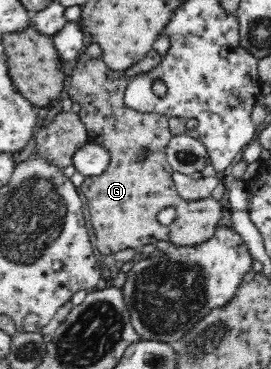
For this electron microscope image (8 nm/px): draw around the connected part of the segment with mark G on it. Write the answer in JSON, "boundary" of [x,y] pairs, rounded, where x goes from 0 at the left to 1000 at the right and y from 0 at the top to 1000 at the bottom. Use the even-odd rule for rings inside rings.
{"boundary":[[[339,114],[277,163],[284,176],[262,198],[247,255],[269,276],[299,282],[280,309],[321,352],[325,388],[391,404],[402,428],[369,477],[321,480],[292,504],[328,575],[351,669],[380,694],[469,669],[513,675],[524,664],[568,661],[587,650],[627,653],[646,667],[727,664],[786,637],[823,588],[808,547],[779,531],[738,545],[683,547],[646,520],[627,447],[594,425],[635,371],[624,317],[509,306],[458,290],[458,252],[483,211],[550,198],[587,179],[601,154],[565,130],[494,182],[410,192],[380,173],[369,122]],[[624,561],[638,561],[646,591],[620,610],[594,607],[579,583]]]}

